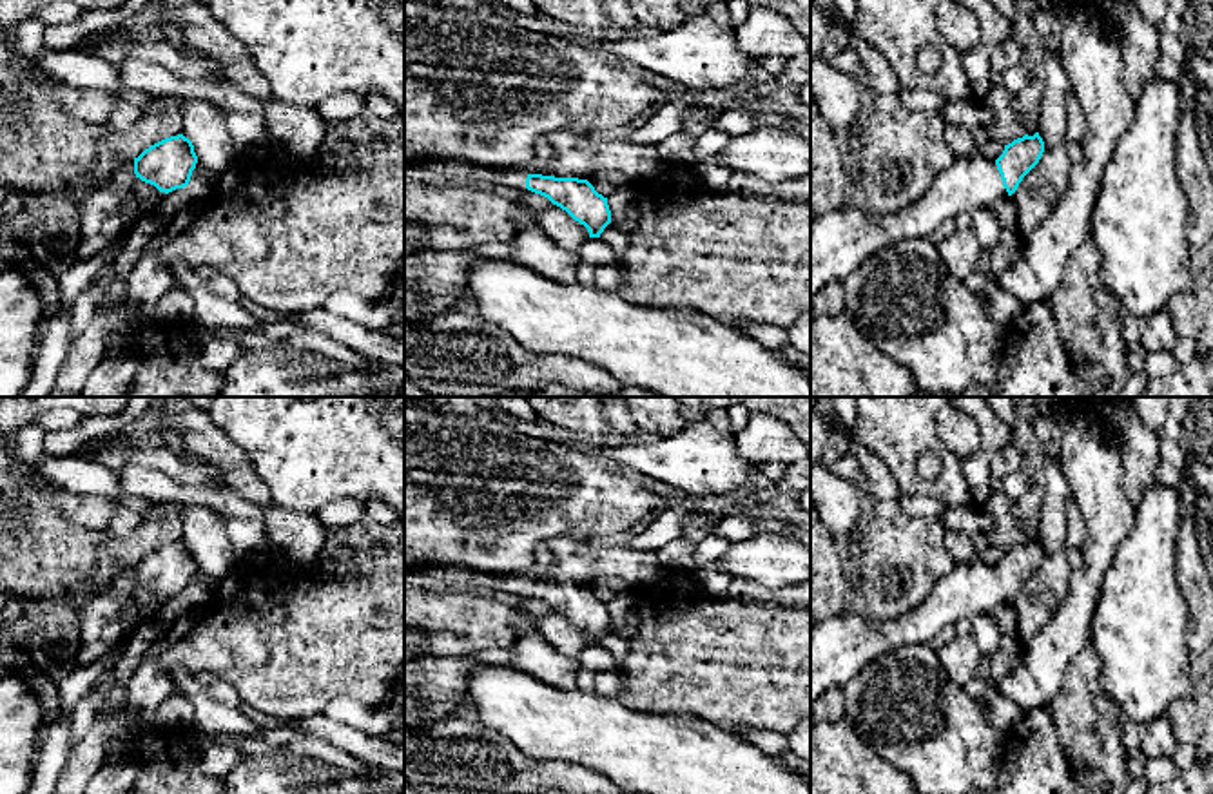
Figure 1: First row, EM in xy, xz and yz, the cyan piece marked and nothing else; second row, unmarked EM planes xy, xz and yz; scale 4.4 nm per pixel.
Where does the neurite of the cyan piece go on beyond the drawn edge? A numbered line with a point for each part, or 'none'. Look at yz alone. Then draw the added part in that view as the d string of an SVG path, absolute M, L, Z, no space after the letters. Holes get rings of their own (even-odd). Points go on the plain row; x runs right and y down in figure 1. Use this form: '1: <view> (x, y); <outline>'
1: yz (840, 646); M979 558L957 564L930 596L892 620L863 618L850 609L810 629L810 716L814 703L830 689L843 689L874 658L908 644L930 640L957 620L994 615L1008 604L995 567Z

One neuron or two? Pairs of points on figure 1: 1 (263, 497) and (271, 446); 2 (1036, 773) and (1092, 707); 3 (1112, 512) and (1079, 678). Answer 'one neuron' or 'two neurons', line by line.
1: two neurons
2: one neuron
3: two neurons

